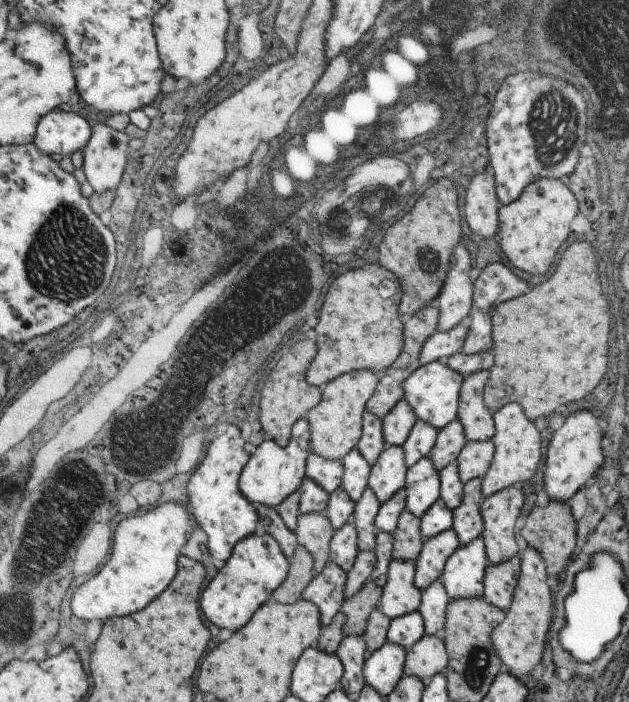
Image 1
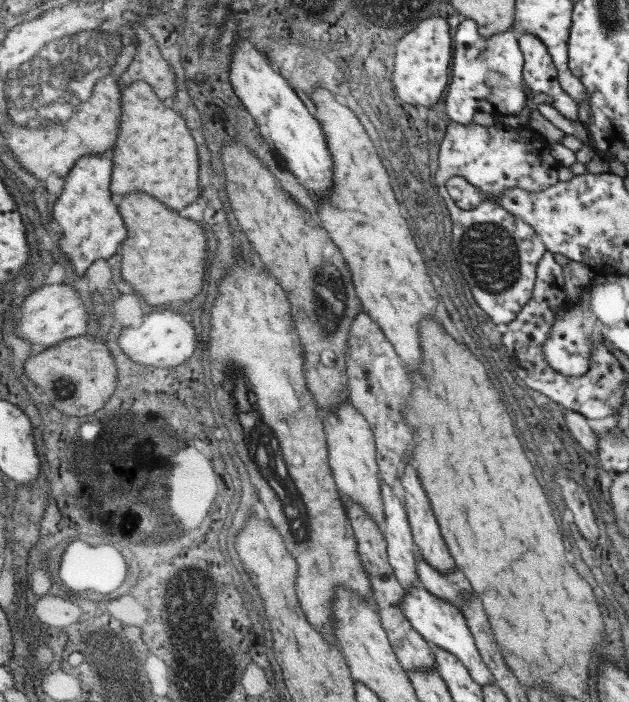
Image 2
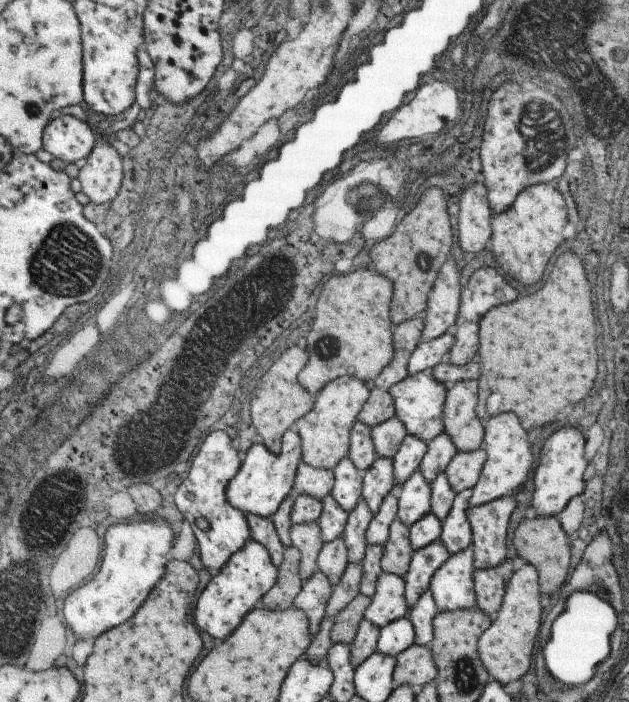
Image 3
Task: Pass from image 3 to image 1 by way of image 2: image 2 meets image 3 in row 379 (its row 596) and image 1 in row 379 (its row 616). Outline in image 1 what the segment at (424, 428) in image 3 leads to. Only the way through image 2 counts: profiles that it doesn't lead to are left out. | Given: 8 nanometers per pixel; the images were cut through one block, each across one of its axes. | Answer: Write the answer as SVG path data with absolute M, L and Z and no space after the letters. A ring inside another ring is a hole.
M431 362L431 364L421 364L403 384L403 398L407 404L415 410L417 420L429 422L437 430L445 428L449 422L457 418L457 408L459 408L459 392L463 384L463 374L453 372L445 362Z

